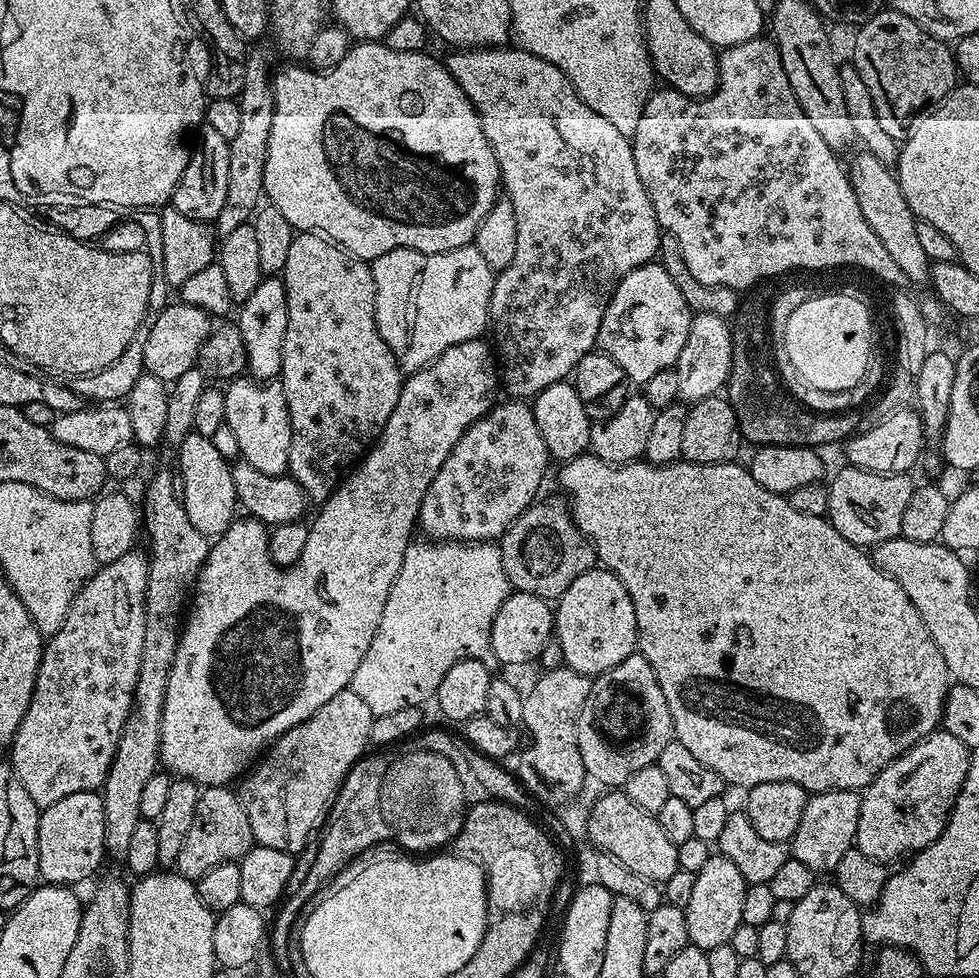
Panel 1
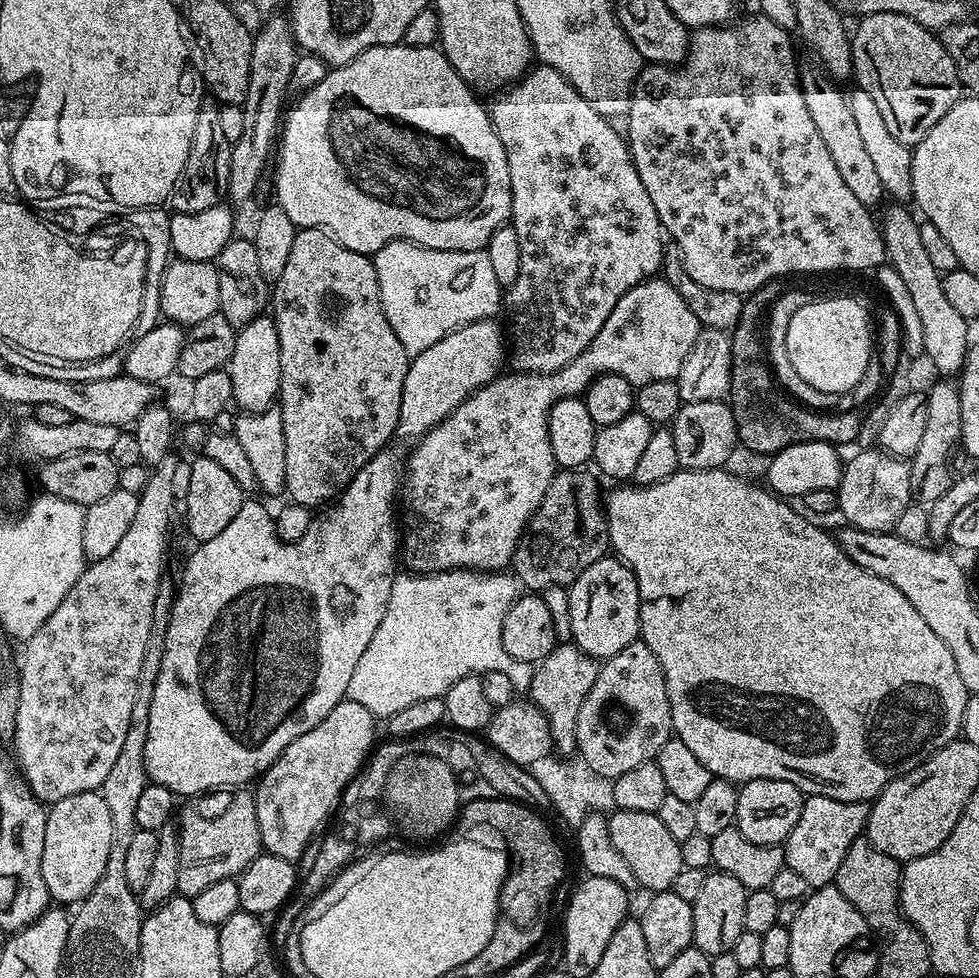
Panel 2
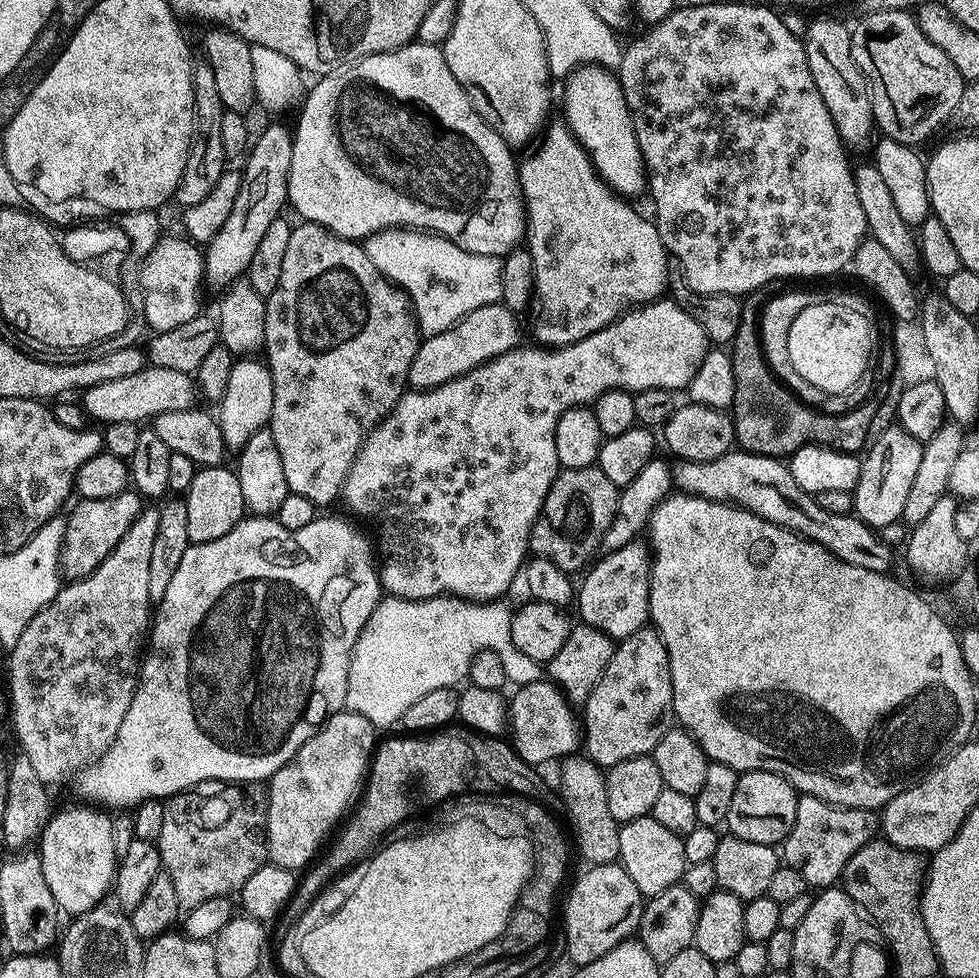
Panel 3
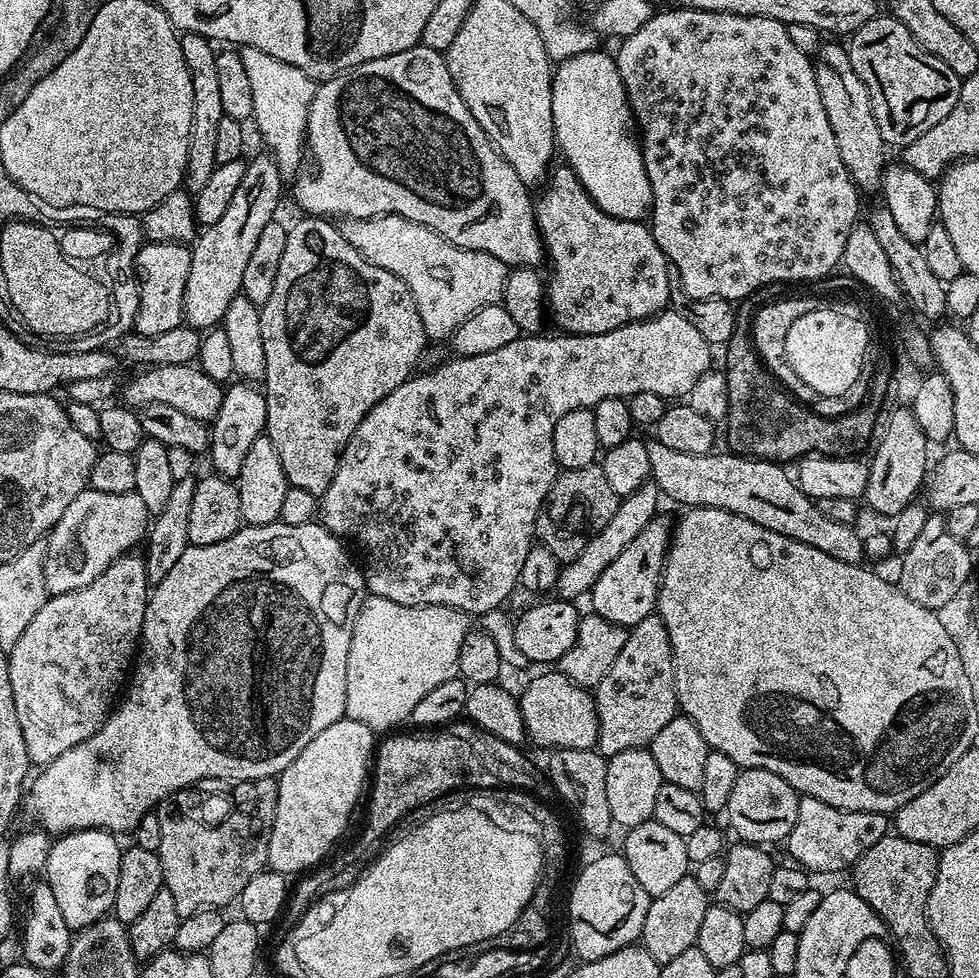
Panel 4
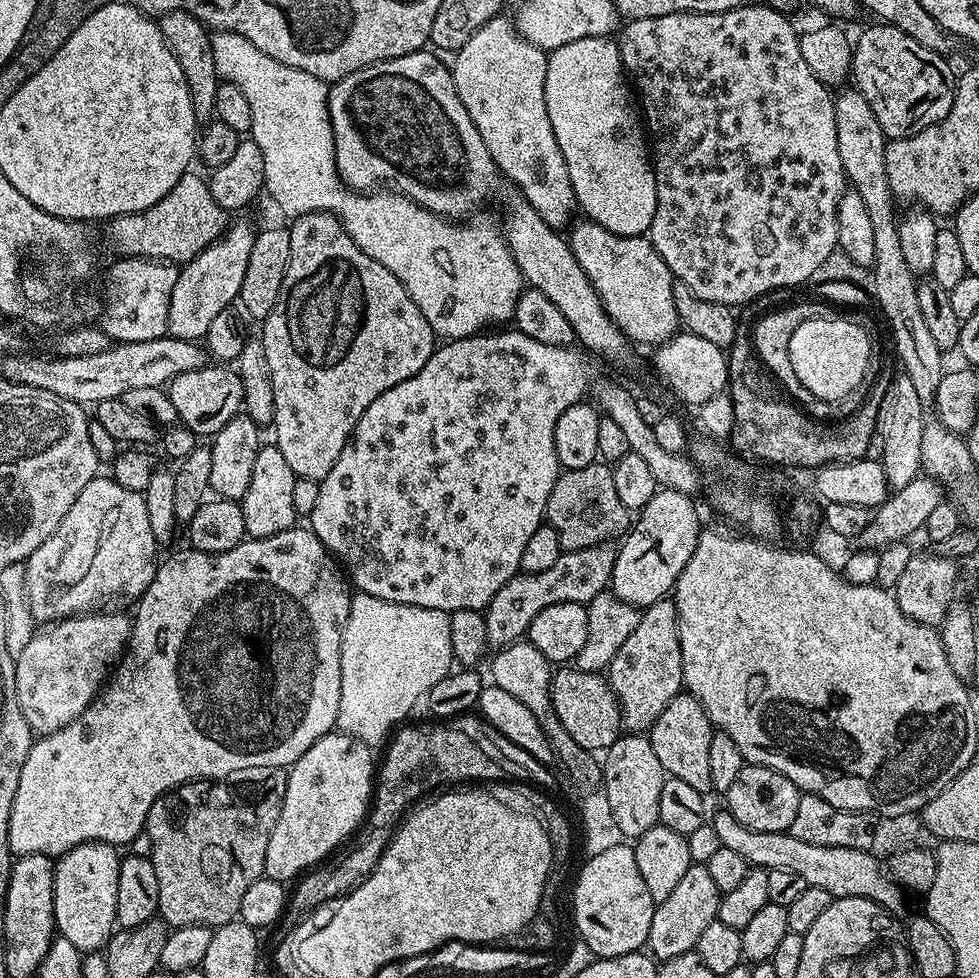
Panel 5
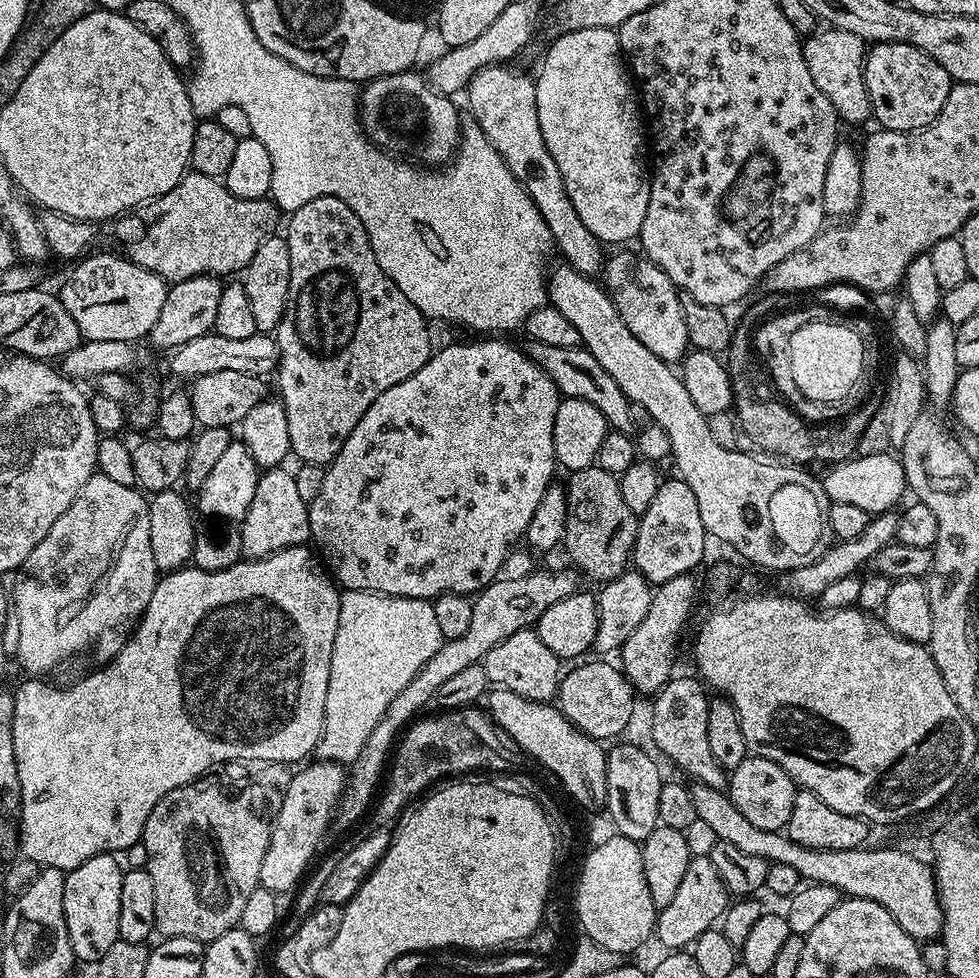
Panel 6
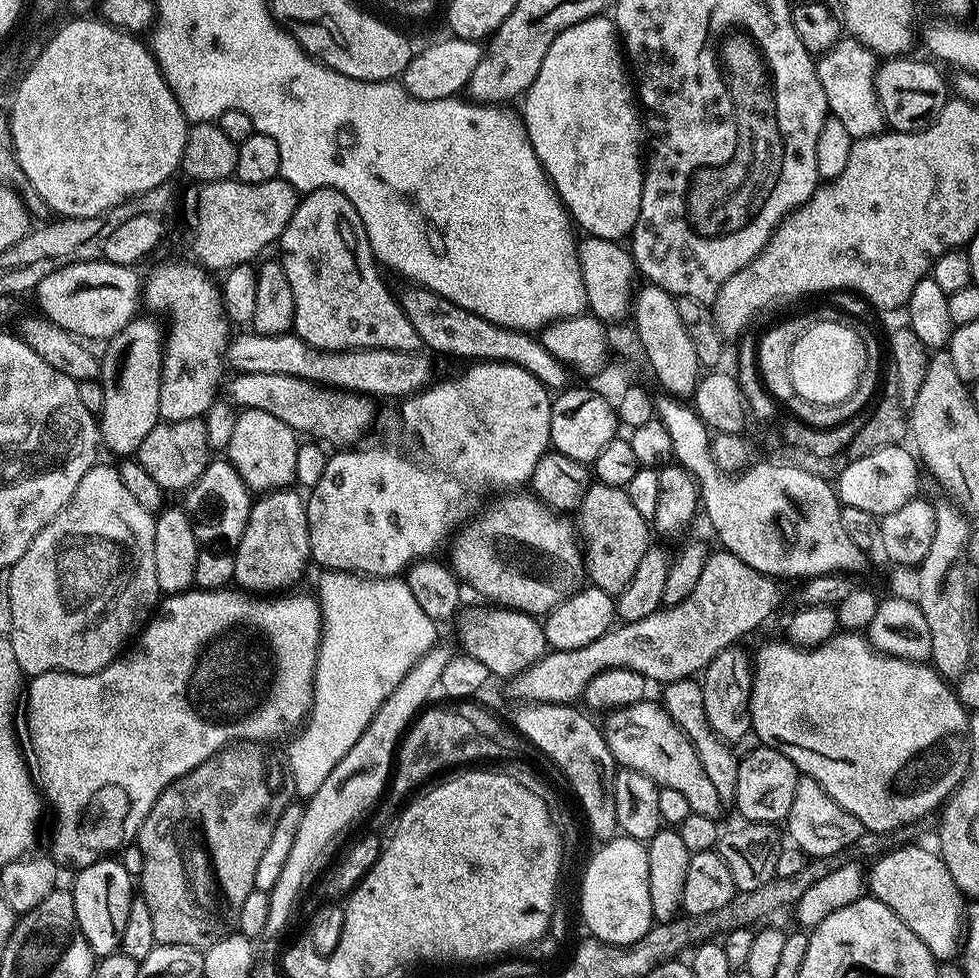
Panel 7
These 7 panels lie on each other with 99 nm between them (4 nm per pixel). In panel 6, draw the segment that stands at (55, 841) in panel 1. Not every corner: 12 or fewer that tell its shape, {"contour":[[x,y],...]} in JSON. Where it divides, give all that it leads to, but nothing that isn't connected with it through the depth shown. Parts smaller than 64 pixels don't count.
{"contour":[[95,856],[64,877],[77,957],[120,939],[122,864]]}

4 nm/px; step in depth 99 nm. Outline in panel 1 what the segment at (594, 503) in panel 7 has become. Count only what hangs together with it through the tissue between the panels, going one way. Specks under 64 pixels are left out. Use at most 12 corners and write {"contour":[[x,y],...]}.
{"contour":[[537,499],[498,543],[515,591],[559,600],[598,564],[569,501]]}

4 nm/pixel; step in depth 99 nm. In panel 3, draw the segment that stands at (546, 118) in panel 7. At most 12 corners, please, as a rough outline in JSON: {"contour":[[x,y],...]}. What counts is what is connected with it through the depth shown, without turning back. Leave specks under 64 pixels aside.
{"contour":[[567,79],[565,119],[622,196],[646,188],[619,79]]}

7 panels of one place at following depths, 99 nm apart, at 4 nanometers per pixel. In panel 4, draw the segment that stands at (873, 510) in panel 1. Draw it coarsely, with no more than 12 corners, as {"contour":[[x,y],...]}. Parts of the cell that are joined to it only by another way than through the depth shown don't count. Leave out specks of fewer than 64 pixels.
{"contour":[[896,406],[874,445],[863,503],[895,518],[930,471],[930,441]]}

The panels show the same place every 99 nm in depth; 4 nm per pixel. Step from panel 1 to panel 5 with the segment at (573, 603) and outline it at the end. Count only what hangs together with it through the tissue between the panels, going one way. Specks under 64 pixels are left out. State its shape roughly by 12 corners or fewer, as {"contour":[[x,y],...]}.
{"contour":[[660,488],[616,548],[610,590],[643,610],[675,589],[702,531]]}

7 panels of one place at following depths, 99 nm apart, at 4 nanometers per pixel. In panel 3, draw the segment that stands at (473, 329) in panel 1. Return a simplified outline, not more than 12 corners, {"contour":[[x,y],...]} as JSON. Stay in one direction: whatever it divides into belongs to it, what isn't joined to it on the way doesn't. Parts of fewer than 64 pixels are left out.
{"contour":[[387,228],[363,241],[425,337],[501,303],[501,257]]}

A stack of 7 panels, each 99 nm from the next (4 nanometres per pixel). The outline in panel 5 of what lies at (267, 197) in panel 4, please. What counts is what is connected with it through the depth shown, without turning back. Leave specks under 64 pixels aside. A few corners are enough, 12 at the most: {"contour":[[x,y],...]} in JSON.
{"contour":[[229,223],[177,271],[168,335],[203,341],[237,303],[257,229]]}

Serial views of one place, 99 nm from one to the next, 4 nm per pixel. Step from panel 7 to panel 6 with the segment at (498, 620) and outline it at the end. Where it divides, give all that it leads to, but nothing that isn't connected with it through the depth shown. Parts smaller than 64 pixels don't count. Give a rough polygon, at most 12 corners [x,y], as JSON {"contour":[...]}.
{"contour":[[532,628],[483,658],[489,685],[551,701],[562,662]]}

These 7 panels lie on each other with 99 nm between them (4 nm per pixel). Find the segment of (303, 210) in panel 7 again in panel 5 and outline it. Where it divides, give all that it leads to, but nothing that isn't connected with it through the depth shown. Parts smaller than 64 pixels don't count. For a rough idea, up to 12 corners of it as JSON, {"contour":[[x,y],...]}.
{"contour":[[331,212],[262,322],[271,427],[322,481],[438,337]]}

